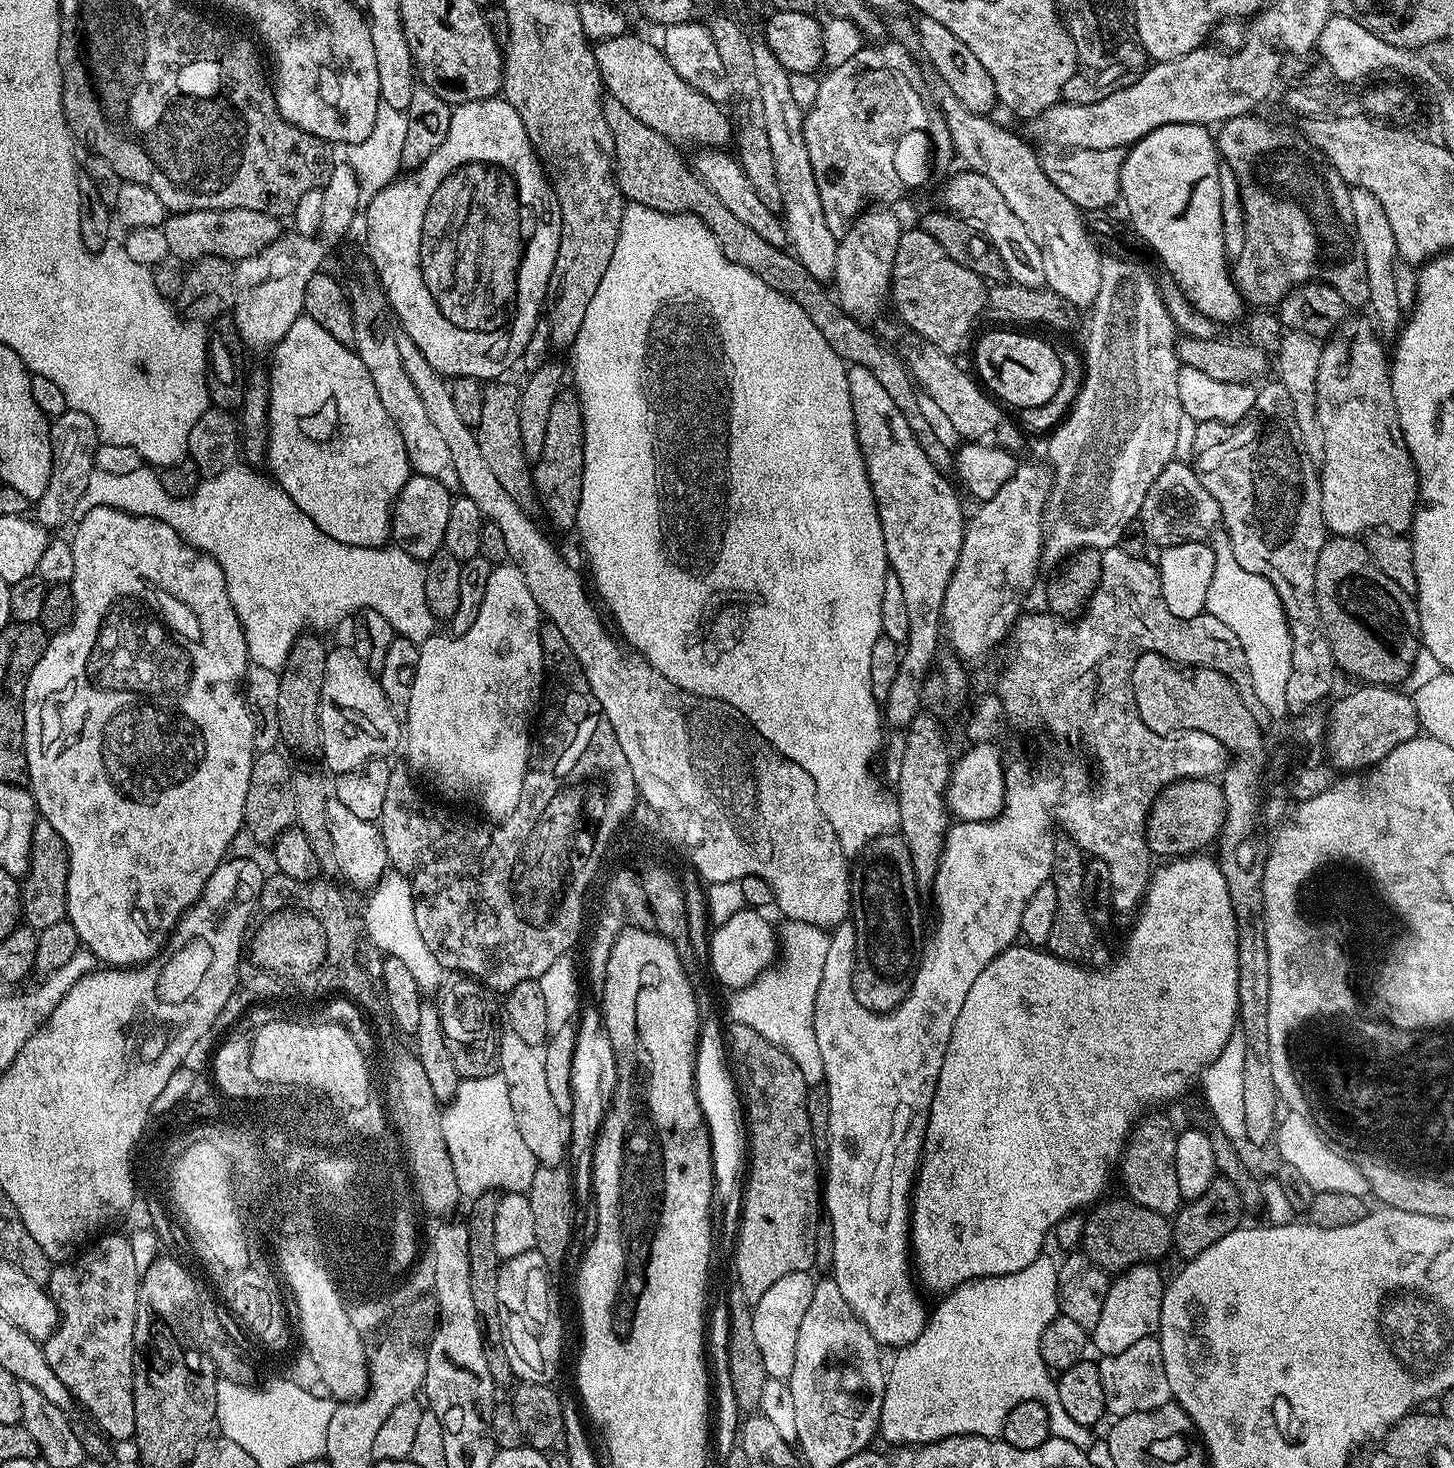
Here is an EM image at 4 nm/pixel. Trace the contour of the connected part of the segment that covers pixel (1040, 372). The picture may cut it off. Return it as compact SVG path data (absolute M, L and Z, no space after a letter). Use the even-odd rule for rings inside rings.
M1024 330L1012 331L1016 332L988 332L977 342L976 368L980 371L979 379L997 401L1005 405L1013 404L1013 409L1042 406L1042 402L1050 402L1050 398L1058 394L1058 386L1062 382L1062 362L1053 345L1020 332Z

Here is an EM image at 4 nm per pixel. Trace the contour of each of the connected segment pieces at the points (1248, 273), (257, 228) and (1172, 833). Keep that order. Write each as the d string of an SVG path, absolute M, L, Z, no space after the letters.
M1256 114L1230 118L1219 125L1214 139L1220 159L1234 174L1244 207L1244 240L1230 271L1236 288L1249 305L1268 310L1293 288L1309 282L1329 284L1349 306L1367 305L1366 262L1356 240L1354 210L1350 210L1352 188L1334 170L1327 158L1309 142L1307 135L1259 120Z
M231 208L178 212L169 215L162 227L166 234L169 257L177 261L195 262L203 256L217 256L223 260L239 262L256 256L263 248L270 246L270 242L277 240L282 234L280 224L281 221L277 217L265 212Z
M1215 779L1179 780L1166 786L1148 812L1146 831L1153 857L1183 858L1203 853L1207 844L1219 841L1227 809L1224 789Z

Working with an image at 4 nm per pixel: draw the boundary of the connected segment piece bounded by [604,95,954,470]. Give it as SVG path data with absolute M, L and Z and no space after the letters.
M604 96L604 117L616 143L616 181L625 201L650 206L659 212L697 216L714 234L714 238L718 238L718 246L722 246L722 254L726 254L730 262L750 270L758 278L762 278L766 286L798 302L798 306L806 310L806 318L810 318L810 322L818 326L822 338L830 342L834 354L838 354L841 360L849 365L866 366L866 370L870 370L870 374L874 374L874 378L882 382L882 387L890 393L890 398L894 398L894 406L902 410L910 430L914 430L922 450L926 450L926 458L930 458L935 468L951 469L954 464L953 453L948 453L947 446L936 437L937 429L926 422L919 412L920 396L901 357L899 360L870 329L864 328L868 326L849 312L844 312L830 295L829 289L827 292L824 289L827 287L821 281L815 280L810 270L806 270L806 266L802 266L802 262L798 262L791 251L770 246L770 242L766 242L766 238L761 238L755 230L750 230L746 222L738 222L738 218L734 218L734 214L730 214L730 210L726 210L726 206L718 202L718 194L714 194L714 190L710 190L710 186L700 180L689 161L688 164L684 161L683 154L676 149L679 147L673 141L658 134L658 130L650 130L646 122L638 122L638 118L634 118L634 114L630 114L630 110L626 110L626 106L622 106L622 102L618 102L618 98L613 96Z

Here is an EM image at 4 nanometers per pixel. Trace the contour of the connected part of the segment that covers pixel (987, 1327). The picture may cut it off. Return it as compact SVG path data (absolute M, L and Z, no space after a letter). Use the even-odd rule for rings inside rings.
M1042 1254L1034 1262L1030 1262L1030 1266L1026 1266L1026 1270L1018 1270L1014 1274L1006 1274L1005 1276L983 1276L977 1280L967 1280L966 1283L959 1284L957 1288L947 1293L941 1299L944 1301L940 1304L940 1312L933 1311L929 1315L928 1324L924 1327L922 1334L918 1334L918 1338L914 1342L895 1349L893 1356L896 1357L893 1358L892 1364L890 1360L890 1375L884 1382L884 1401L882 1402L882 1410L880 1411L879 1439L881 1441L883 1439L889 1440L887 1443L892 1446L899 1444L904 1446L919 1446L944 1440L949 1435L987 1436L989 1438L996 1438L1003 1433L1004 1420L1010 1414L1010 1410L1014 1410L1014 1406L1018 1406L1027 1400L1036 1400L1046 1406L1048 1417L1050 1418L1050 1426L1054 1430L1059 1429L1063 1433L1066 1442L1077 1442L1077 1435L1068 1432L1070 1430L1073 1431L1077 1425L1074 1422L1074 1418L1064 1416L1062 1402L1058 1398L1056 1380L1054 1379L1053 1373L1046 1366L1046 1362L1042 1358L1042 1350L1040 1349L1042 1334L1046 1330L1046 1326L1050 1326L1050 1322L1054 1322L1058 1315L1058 1308L1054 1303L1056 1287L1058 1286L1058 1278L1056 1277L1057 1267L1058 1264L1055 1259L1052 1261L1048 1257L1048 1254Z

